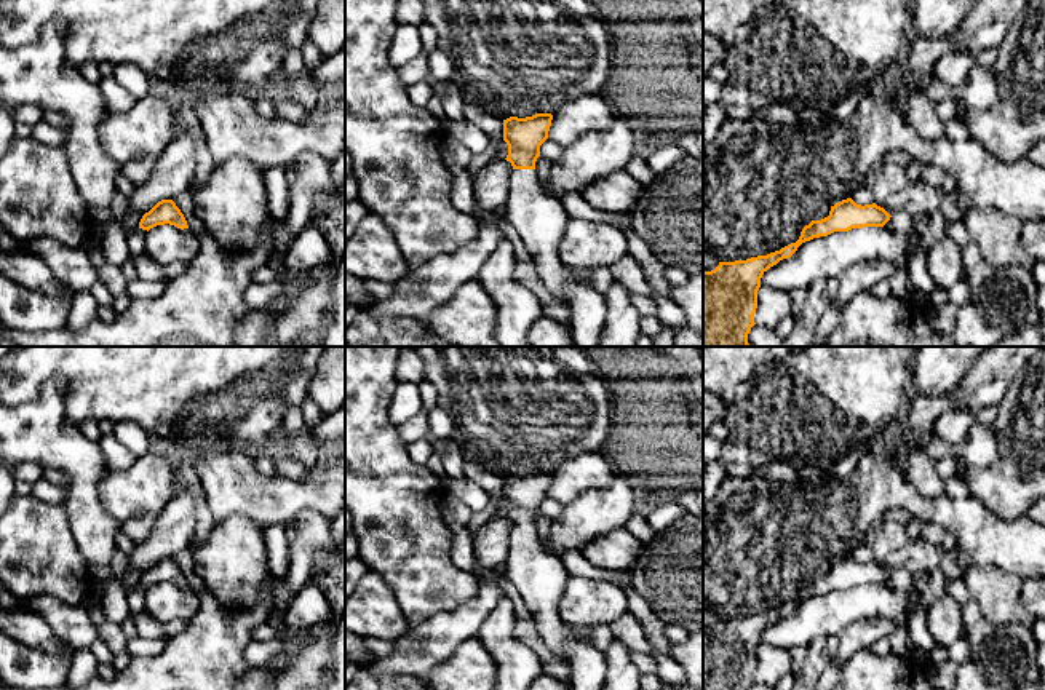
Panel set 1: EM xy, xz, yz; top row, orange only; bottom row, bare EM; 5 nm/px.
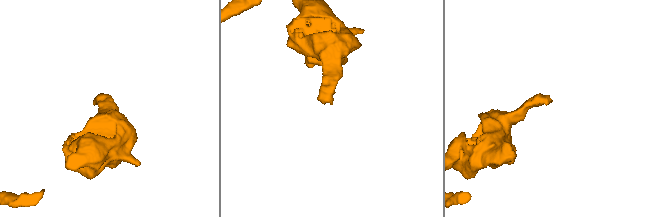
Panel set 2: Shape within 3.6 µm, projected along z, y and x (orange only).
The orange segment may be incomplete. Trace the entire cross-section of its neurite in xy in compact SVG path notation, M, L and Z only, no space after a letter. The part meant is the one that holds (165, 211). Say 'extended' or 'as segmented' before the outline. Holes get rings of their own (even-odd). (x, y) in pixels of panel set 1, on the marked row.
as segmented; M173 200L158 201L139 222L139 228L150 230L157 225L174 225L181 230L189 228L187 220Z

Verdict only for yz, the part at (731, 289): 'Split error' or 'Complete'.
Split error

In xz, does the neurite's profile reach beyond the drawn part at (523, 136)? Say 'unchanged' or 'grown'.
grown

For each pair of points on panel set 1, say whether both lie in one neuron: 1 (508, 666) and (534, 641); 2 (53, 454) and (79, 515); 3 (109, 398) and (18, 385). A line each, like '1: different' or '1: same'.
1: different
2: same
3: same

